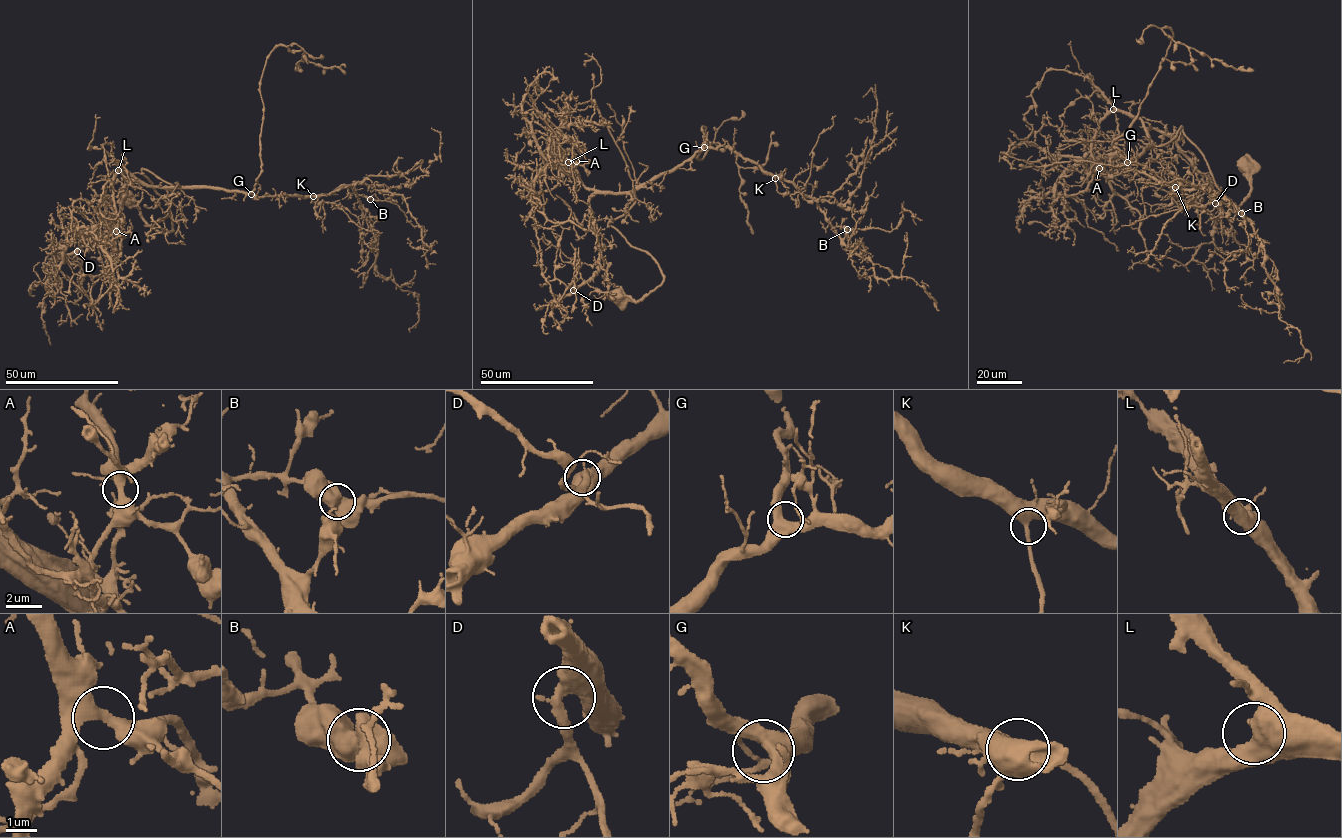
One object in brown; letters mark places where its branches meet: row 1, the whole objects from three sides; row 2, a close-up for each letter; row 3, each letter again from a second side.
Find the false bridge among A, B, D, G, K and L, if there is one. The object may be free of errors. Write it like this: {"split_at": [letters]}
{"split_at": ["A"]}

